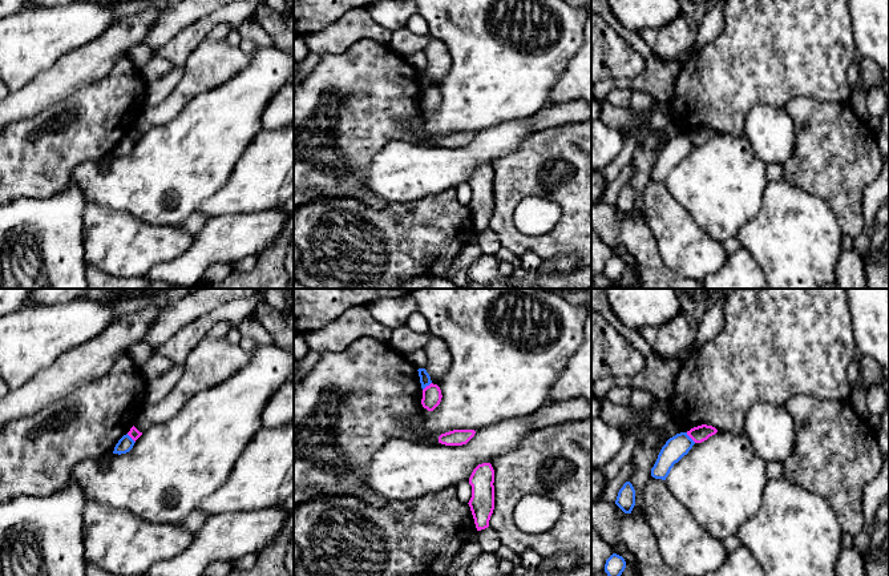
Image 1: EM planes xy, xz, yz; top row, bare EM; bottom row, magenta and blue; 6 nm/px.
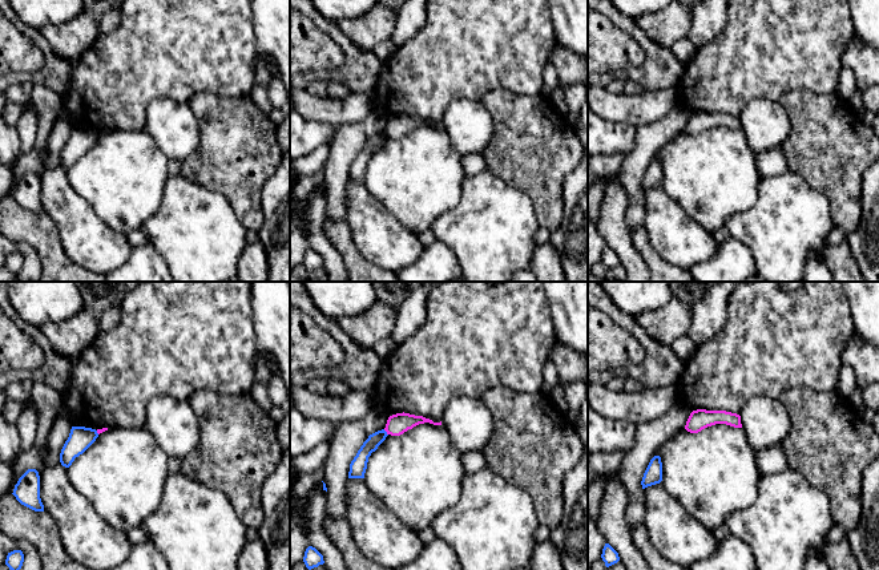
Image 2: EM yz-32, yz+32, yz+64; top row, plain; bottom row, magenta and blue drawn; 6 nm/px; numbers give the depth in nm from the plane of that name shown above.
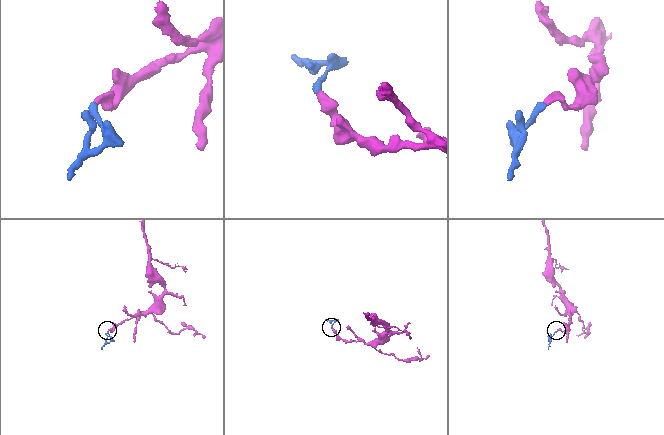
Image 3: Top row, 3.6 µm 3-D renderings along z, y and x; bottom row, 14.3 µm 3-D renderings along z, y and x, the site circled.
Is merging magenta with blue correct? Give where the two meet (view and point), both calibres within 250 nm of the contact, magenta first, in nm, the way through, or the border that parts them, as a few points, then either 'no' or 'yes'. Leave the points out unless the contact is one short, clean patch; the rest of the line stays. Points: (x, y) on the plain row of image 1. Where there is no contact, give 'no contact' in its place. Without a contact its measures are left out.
yz (691, 140) | 100/140 nm | along yz (686, 135), (695, 144) | no

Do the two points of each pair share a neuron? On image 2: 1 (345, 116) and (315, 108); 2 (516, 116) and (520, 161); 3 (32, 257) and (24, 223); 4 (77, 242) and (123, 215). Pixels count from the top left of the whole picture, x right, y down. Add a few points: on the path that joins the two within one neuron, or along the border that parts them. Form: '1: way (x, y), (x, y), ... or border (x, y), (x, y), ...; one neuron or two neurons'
1: way (338, 112), (322, 109); one neuron
2: way (517, 126), (520, 150); one neuron
3: border (13, 239), (27, 242), (36, 251), (41, 267); two neurons
4: border (85, 201), (104, 222), (125, 235); two neurons

